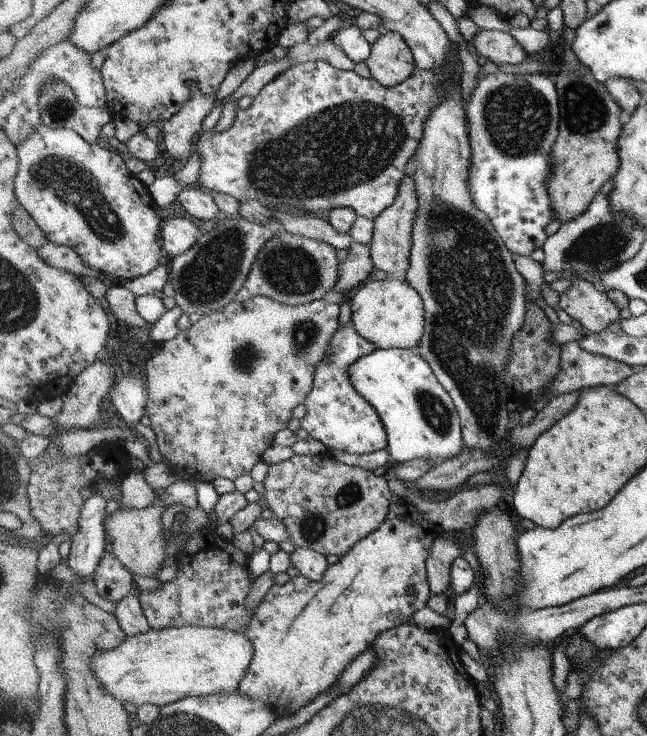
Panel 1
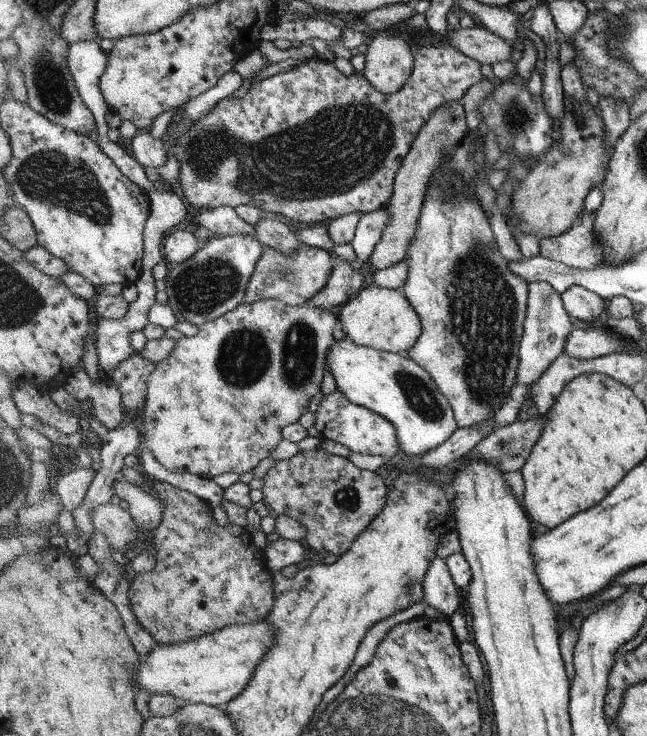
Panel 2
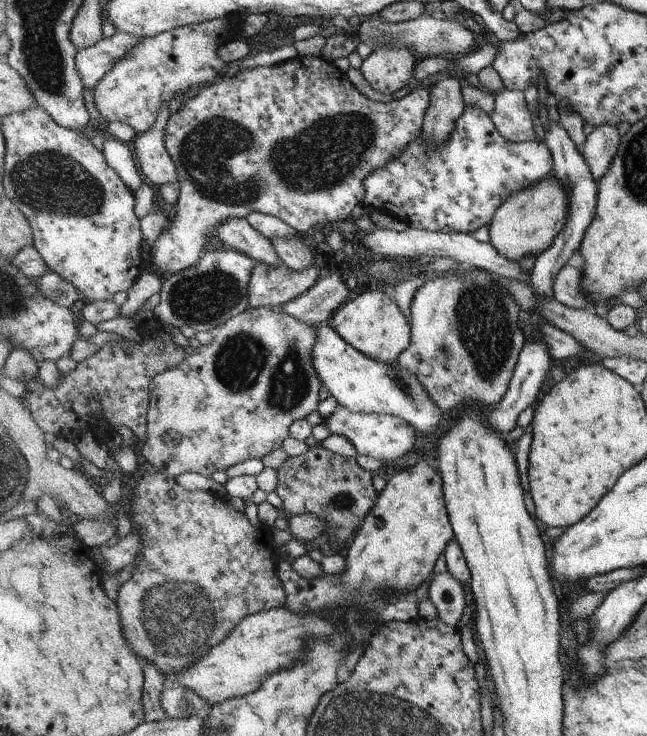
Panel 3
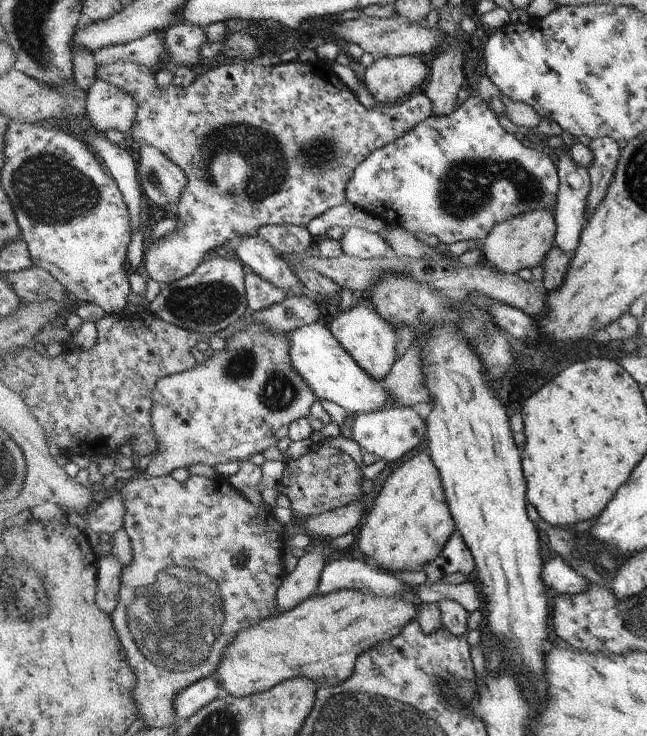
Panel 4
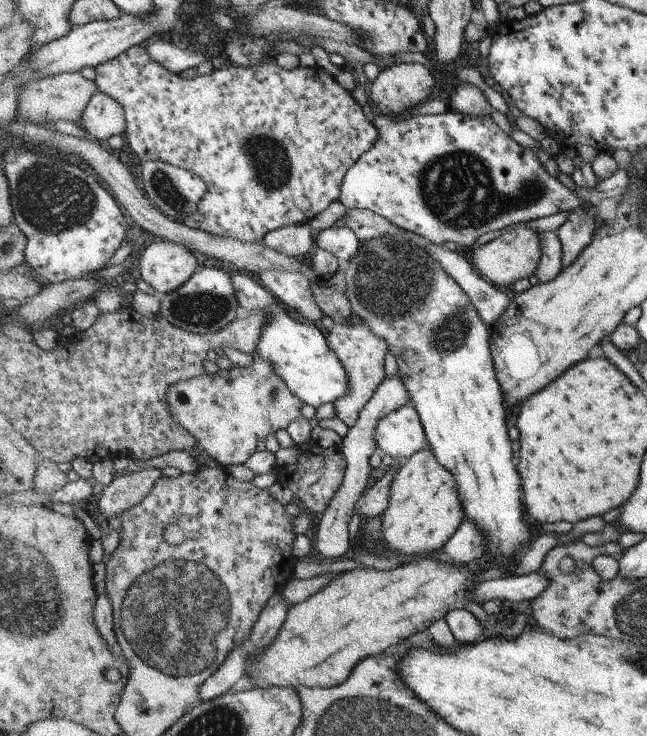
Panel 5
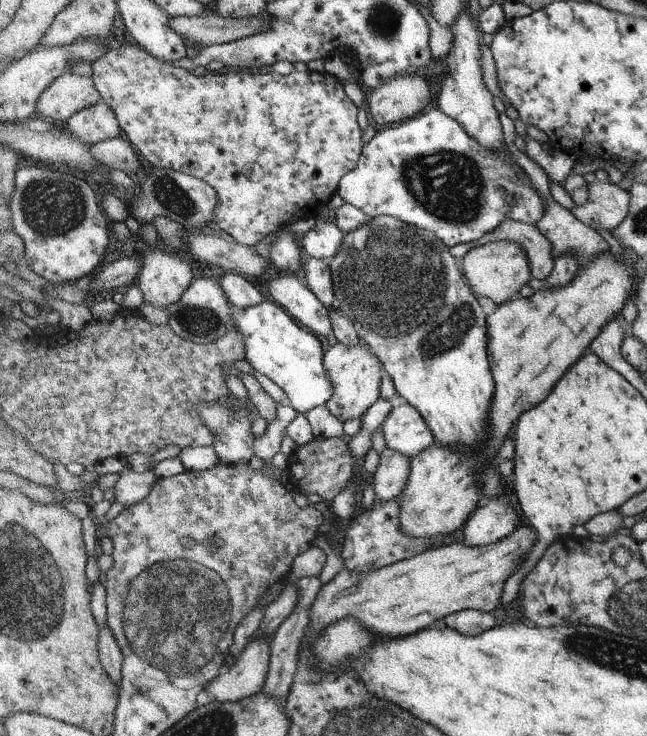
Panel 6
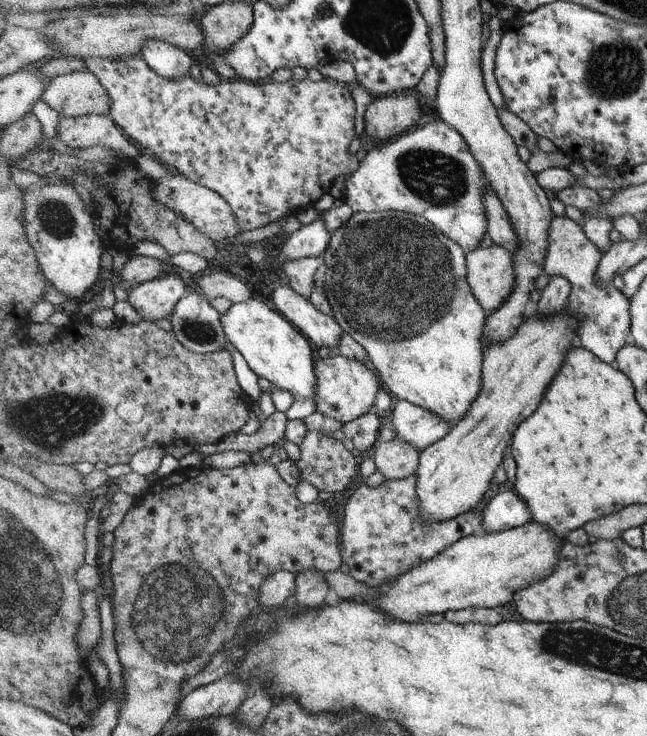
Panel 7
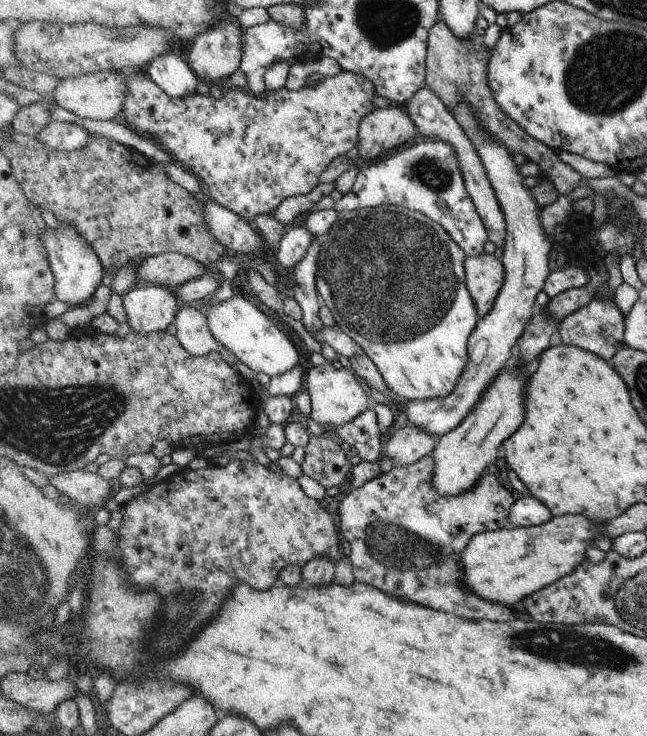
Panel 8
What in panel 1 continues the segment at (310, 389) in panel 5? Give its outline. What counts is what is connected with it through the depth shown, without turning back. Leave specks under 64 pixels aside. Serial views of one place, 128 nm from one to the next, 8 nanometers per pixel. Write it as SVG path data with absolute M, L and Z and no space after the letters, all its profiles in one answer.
M376 349L355 362L350 368L350 380L354 388L378 412L387 429L386 449L398 463L425 458L436 466L459 456L464 450L462 422L453 398L420 354L414 354L411 349Z

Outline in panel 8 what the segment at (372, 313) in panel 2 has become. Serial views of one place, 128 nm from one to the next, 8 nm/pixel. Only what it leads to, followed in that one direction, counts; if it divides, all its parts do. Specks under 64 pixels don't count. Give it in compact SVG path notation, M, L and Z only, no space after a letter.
M324 362L316 367L308 365L304 380L304 389L308 390L312 407L308 418L322 426L326 425L332 428L354 421L368 408L368 396L362 390L358 376L356 378L350 370L330 362Z

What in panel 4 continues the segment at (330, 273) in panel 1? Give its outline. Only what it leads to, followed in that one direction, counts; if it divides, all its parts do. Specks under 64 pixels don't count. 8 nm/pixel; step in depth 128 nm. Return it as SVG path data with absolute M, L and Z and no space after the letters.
M246 271L245 296L247 298L248 311L259 311L267 309L276 303L282 302L287 296L287 291L275 287L266 282L260 275Z

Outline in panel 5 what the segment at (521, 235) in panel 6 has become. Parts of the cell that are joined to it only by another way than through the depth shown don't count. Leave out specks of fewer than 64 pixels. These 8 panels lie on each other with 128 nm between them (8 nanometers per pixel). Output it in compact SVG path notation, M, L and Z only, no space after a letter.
M544 232L543 256L539 262L539 268L535 271L539 283L548 283L555 280L564 269L562 264L563 249L557 232Z

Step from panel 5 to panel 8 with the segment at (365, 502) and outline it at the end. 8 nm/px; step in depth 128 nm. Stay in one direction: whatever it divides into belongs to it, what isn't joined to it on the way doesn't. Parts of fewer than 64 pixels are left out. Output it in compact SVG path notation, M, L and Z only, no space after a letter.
M408 424L384 440L384 455L390 455L393 466L408 466L423 456L430 455L440 436Z

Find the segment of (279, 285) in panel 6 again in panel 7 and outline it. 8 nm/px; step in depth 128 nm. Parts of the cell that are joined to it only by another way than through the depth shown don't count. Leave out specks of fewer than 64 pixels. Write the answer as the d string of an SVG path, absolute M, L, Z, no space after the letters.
M290 285L278 287L272 294L273 305L276 310L279 310L287 319L290 319L296 326L309 338L312 339L314 345L318 348L326 346L336 351L339 346L343 330L333 316L325 315L319 311L309 300L304 299L298 293L292 290Z

